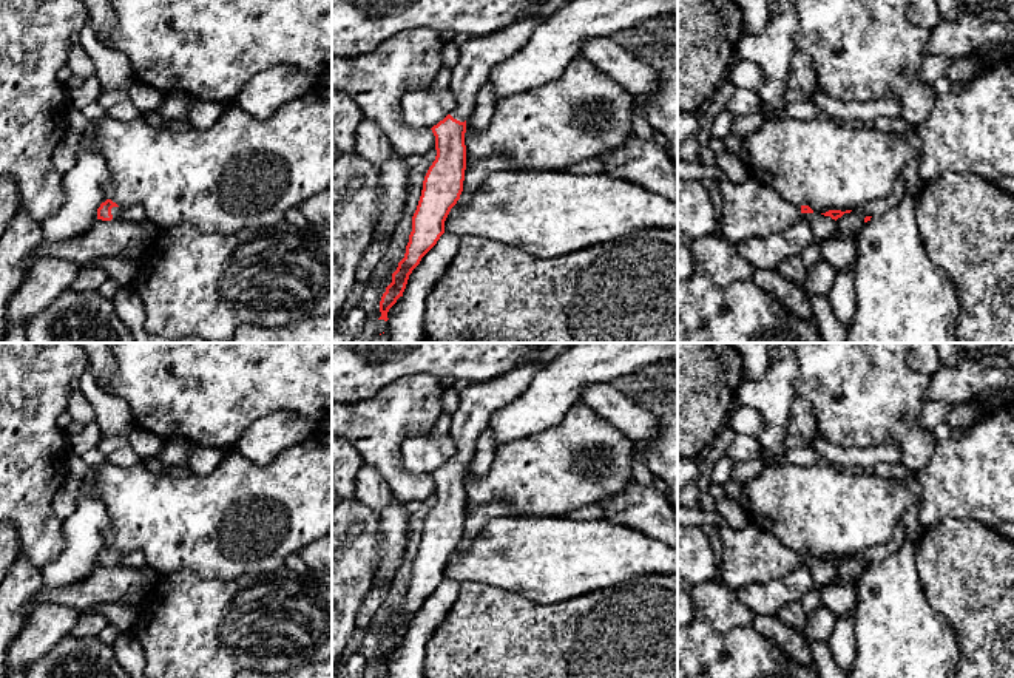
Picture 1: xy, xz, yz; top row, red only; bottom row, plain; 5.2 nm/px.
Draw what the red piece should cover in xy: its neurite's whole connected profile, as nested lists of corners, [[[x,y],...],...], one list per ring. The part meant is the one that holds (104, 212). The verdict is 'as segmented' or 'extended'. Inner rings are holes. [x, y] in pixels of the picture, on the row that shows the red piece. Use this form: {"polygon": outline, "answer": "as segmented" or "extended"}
{"polygon": [[[106,199],[97,208],[97,219],[102,219],[102,221],[119,219],[120,212],[122,212],[122,208],[116,202],[113,202],[111,199]]], "answer": "extended"}

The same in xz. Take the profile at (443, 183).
{"polygon": [[[528,0],[529,5],[539,8],[536,15],[522,17],[508,28],[488,36],[469,37],[458,46],[458,62],[452,68],[448,88],[455,99],[455,107],[431,128],[435,136],[437,156],[423,181],[404,258],[398,263],[392,283],[381,297],[378,320],[389,320],[389,309],[403,297],[412,270],[444,233],[444,221],[460,199],[466,170],[466,119],[472,114],[475,97],[488,82],[492,66],[519,51],[540,23],[571,2]]], "answer": "extended"}

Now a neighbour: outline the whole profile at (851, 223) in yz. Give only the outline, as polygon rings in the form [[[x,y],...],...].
[[[901,179],[897,181],[892,193],[887,198],[875,199],[852,208],[850,213],[844,213],[837,219],[838,232],[846,232],[847,235],[855,235],[864,225],[866,216],[883,215],[892,207],[895,207],[904,196],[906,185]]]

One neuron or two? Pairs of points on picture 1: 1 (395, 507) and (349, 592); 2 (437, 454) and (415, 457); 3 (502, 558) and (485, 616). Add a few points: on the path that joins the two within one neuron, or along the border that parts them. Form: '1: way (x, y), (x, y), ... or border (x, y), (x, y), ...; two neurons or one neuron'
1: border (381, 515), (380, 561), (375, 569); two neurons
2: way (432, 454), (420, 456); one neuron
3: border (460, 583), (491, 584), (528, 600); two neurons

